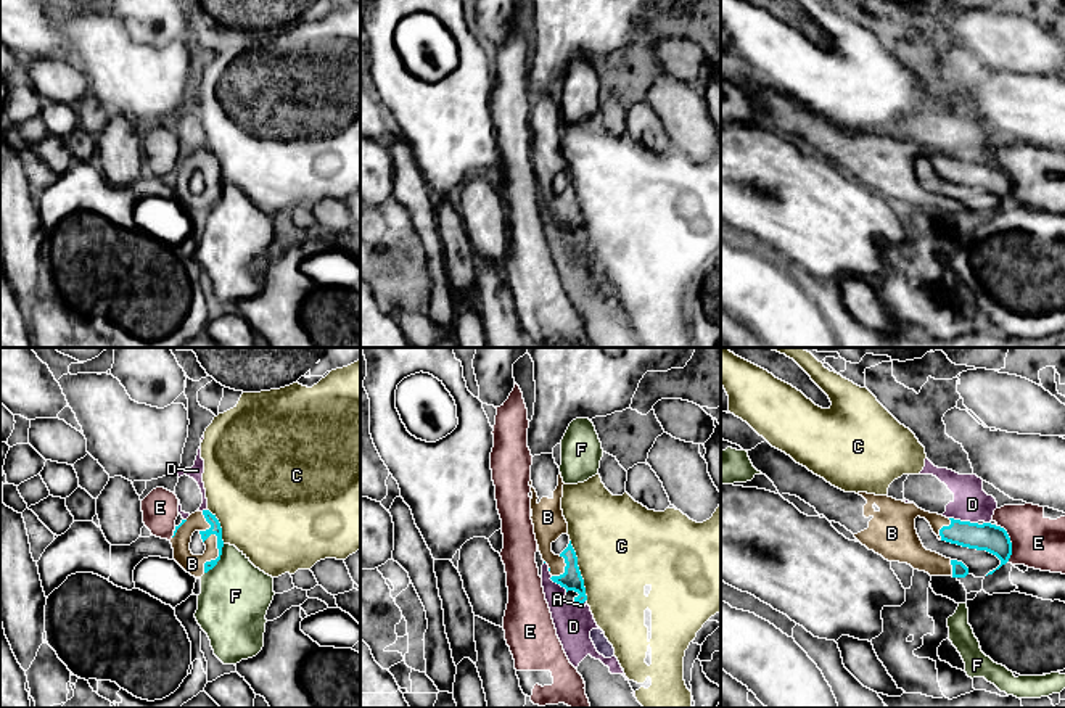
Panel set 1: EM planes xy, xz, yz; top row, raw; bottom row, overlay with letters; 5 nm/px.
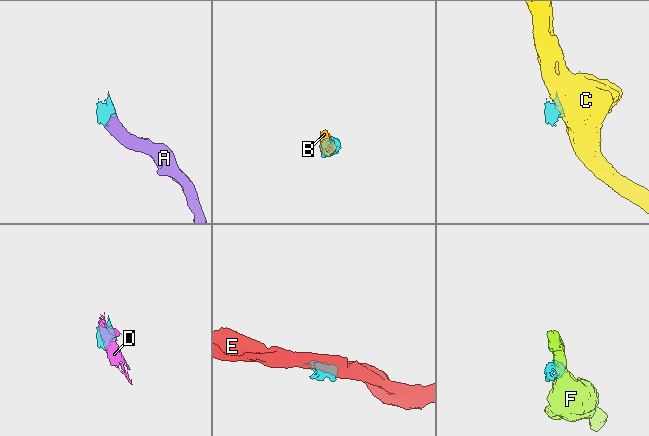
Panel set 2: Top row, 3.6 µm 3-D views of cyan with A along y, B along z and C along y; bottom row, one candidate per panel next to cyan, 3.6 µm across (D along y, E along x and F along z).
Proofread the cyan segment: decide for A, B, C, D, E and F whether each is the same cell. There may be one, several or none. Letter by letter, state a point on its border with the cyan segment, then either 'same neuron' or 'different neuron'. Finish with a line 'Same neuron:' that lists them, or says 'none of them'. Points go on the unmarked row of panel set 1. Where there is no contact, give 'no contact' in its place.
A: meets cyan in xz at (583, 242); same neuron
B: meets cyan in xy at (219, 195); same neuron
C: meets cyan in xz at (578, 209); different neuron
D: meets cyan in yz at (964, 161); different neuron
E: meets cyan in yz at (1011, 182); different neuron
F: meets cyan in xy at (219, 198); different neuron
Same neuron: A, B

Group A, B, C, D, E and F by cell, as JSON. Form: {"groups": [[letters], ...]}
{"groups": [["A", "B"], ["C"], ["D"], ["E"], ["F"]]}

